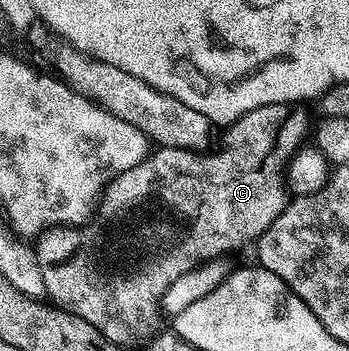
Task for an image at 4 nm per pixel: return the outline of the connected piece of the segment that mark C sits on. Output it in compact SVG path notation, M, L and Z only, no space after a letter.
M273 103L252 109L252 113L244 113L244 117L225 128L222 149L212 155L175 147L158 147L155 155L153 152L148 167L154 170L152 178L160 185L162 195L166 195L166 199L194 199L198 227L194 227L194 239L190 239L190 247L194 247L194 251L190 251L190 259L204 263L208 259L229 256L229 251L245 243L253 244L258 236L265 233L268 225L280 217L288 202L286 170L296 152L307 142L306 134L312 131L306 109L305 106L288 103Z

